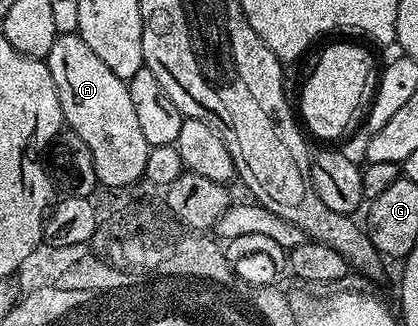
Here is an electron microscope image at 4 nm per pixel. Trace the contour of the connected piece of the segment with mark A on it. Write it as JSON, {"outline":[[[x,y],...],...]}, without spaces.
{"outline":[[[75,34],[73,36],[58,36],[52,42],[52,50],[45,58],[48,70],[52,74],[52,82],[56,82],[56,94],[60,98],[62,119],[68,125],[69,131],[84,138],[84,146],[92,150],[92,162],[96,166],[96,178],[99,185],[106,188],[126,188],[145,177],[145,163],[151,149],[149,142],[140,131],[140,121],[136,119],[136,109],[132,106],[132,94],[127,81],[116,78],[104,61],[89,48],[88,42]]]}

